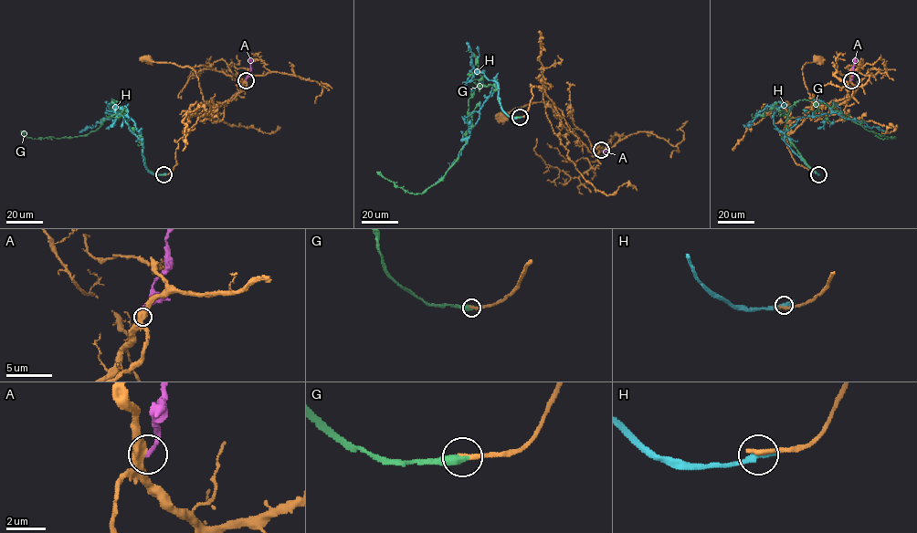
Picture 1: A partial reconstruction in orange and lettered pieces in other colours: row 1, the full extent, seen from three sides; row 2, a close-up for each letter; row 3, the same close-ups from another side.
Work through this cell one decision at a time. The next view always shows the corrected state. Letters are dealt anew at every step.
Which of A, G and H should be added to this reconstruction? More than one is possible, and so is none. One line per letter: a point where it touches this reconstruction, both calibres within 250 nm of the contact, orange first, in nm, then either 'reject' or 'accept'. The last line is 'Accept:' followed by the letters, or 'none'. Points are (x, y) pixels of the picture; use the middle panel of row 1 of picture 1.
A: (601, 150) | 500/240 nm | reject
G: (519, 117) | 240/500 nm | accept
H: (520, 117) | 280/360 nm | reject
Accept: G

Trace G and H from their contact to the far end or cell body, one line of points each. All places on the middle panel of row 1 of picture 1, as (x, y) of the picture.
G: (519, 117), (502, 109), (494, 86), (479, 86), (469, 100), (466, 142), (438, 181), (414, 193), (376, 172)
H: (520, 117), (510, 117), (502, 109), (498, 84), (495, 83), (460, 154), (435, 182)

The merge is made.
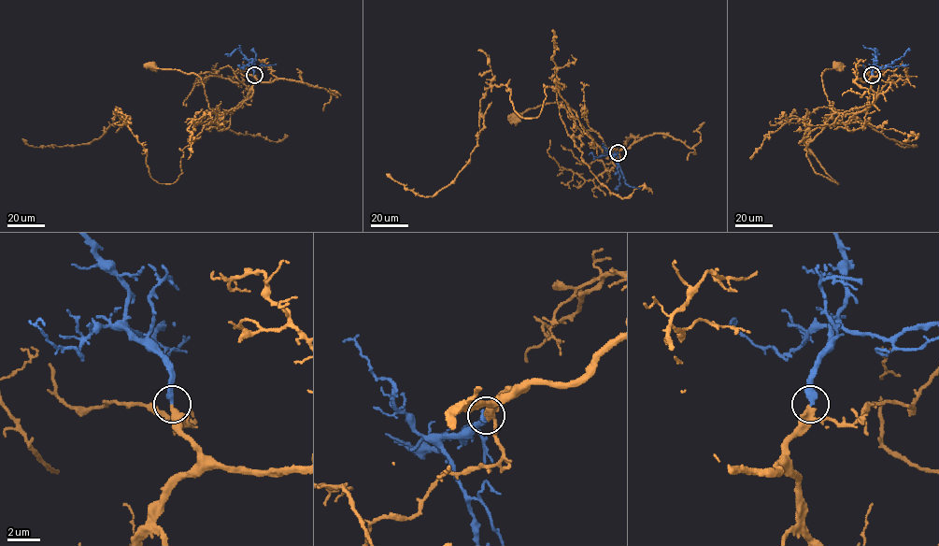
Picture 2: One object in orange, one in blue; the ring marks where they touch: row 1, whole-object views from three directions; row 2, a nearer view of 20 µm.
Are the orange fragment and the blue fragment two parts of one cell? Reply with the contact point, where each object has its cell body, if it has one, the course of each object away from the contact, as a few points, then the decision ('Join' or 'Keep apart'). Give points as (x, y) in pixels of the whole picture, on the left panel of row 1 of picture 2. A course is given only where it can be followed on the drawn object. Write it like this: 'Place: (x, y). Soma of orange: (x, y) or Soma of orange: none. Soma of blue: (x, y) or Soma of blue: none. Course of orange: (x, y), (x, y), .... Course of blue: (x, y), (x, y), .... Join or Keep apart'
Place: (254, 75). Soma of orange: (151, 65). Soma of blue: none. Course of orange: (254, 74), (257, 81), (245, 98), (231, 111), (217, 114), (208, 107), (200, 77), (151, 65). Course of blue: (254, 74), (248, 65), (254, 68), (276, 64). Join

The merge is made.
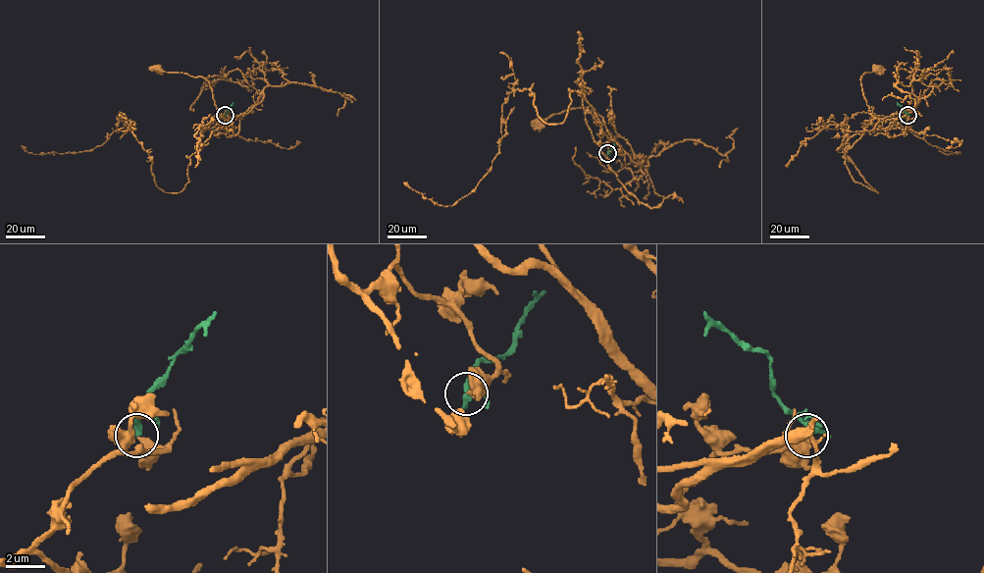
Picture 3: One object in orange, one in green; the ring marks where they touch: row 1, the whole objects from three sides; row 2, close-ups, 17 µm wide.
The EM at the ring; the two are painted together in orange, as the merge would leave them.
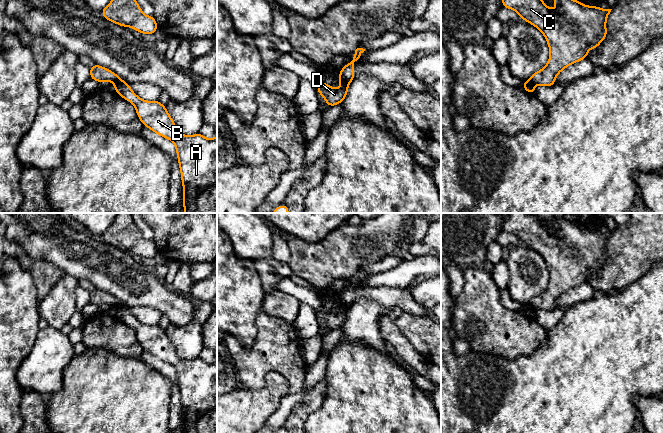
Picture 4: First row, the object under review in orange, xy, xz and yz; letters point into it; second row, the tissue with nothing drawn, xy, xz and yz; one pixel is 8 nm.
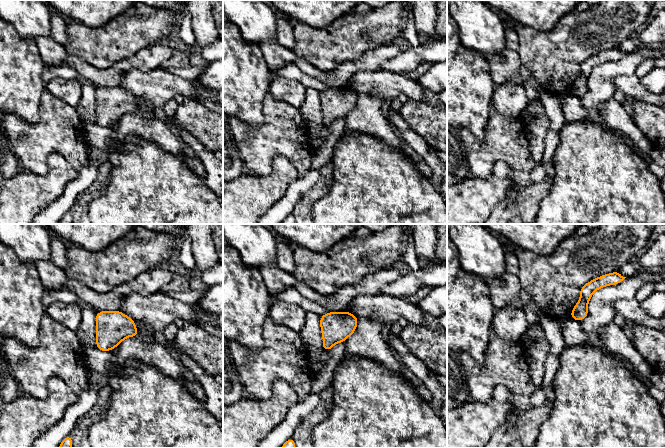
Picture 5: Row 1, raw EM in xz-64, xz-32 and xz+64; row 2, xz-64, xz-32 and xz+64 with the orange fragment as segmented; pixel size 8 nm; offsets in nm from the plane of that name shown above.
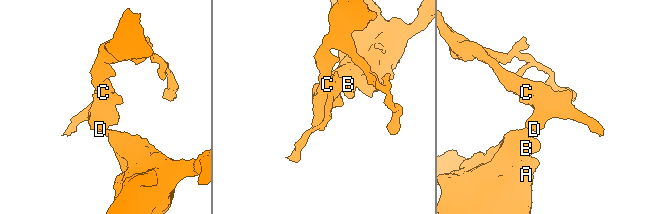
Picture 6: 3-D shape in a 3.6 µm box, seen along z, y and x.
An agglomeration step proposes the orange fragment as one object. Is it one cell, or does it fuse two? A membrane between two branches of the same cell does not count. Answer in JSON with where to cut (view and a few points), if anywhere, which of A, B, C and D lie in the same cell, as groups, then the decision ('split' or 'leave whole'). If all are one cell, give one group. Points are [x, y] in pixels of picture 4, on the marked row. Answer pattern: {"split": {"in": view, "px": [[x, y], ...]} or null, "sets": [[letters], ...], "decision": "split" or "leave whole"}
{"split": {"in": "xz", "px": [[339, 78], [348, 83]]}, "sets": [["A", "B"], ["C", "D"]], "decision": "split"}

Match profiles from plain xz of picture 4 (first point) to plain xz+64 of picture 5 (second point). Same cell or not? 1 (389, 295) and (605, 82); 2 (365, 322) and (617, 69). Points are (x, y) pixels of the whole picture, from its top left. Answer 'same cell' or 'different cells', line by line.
1: different cells
2: same cell

